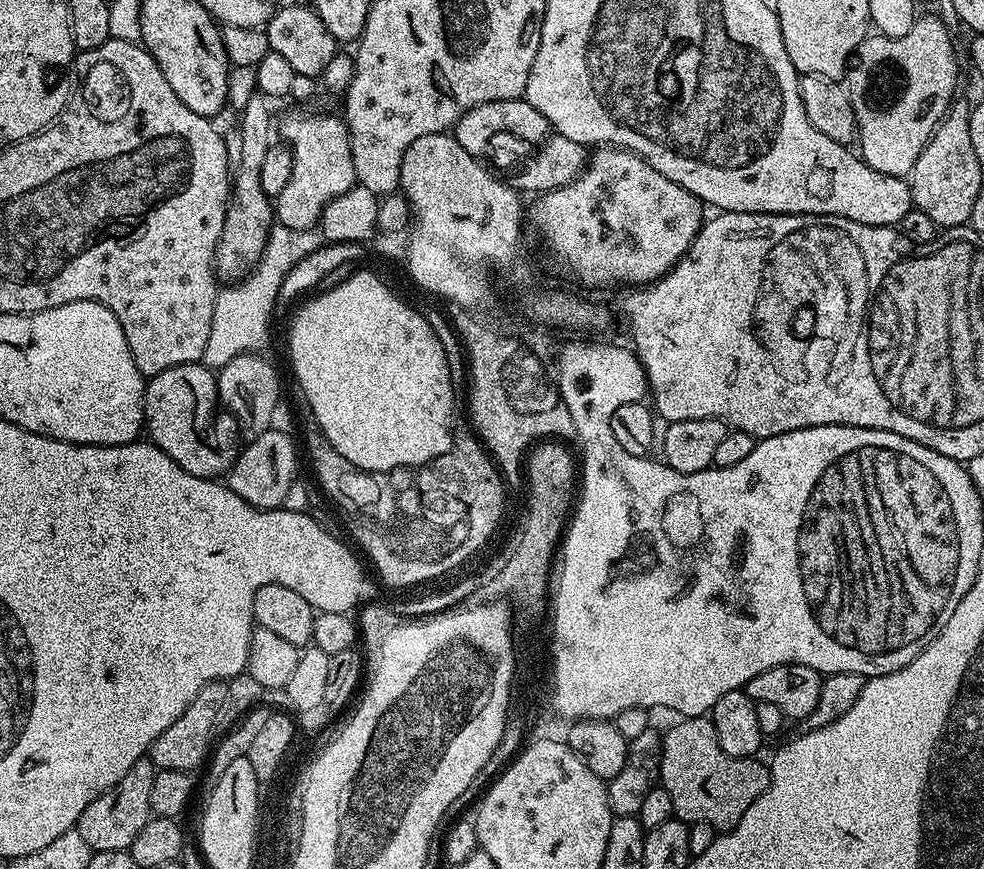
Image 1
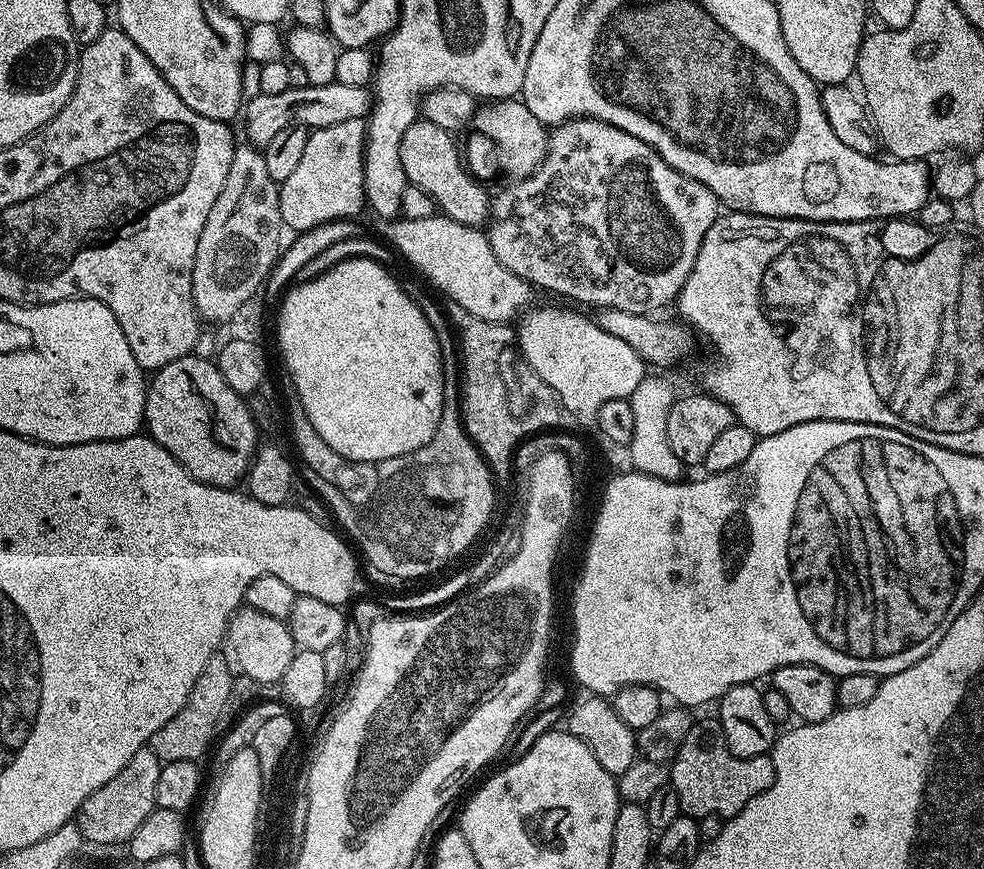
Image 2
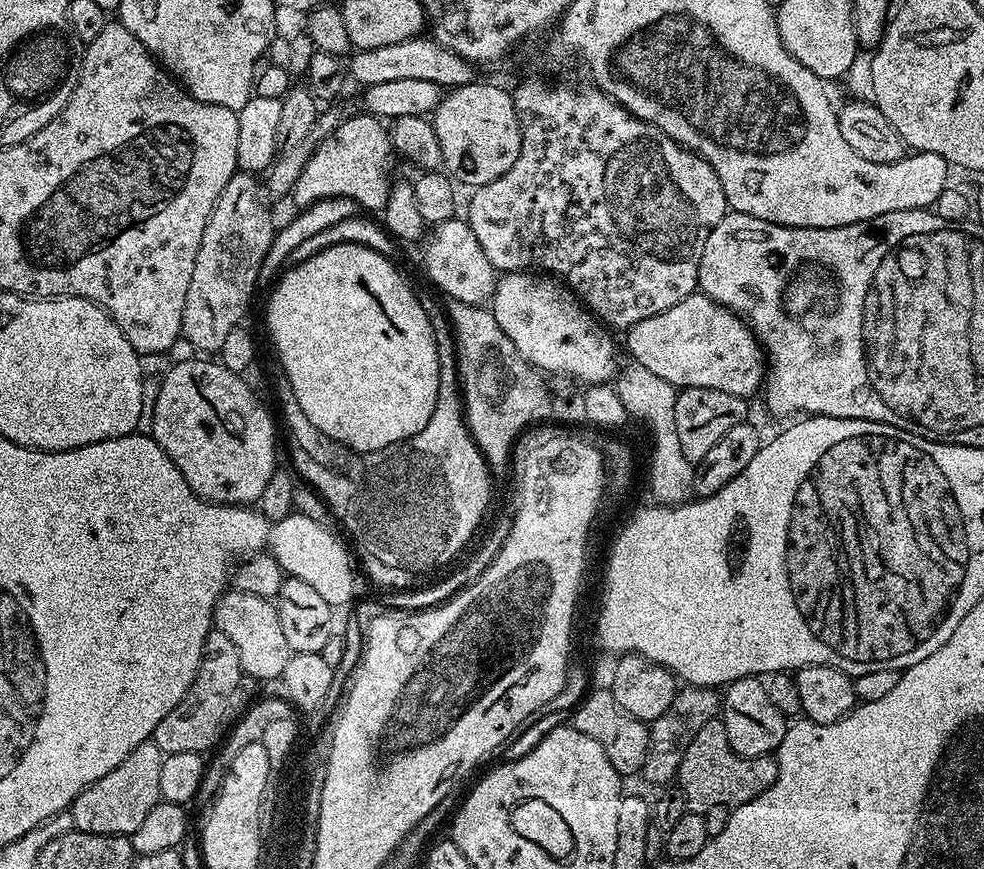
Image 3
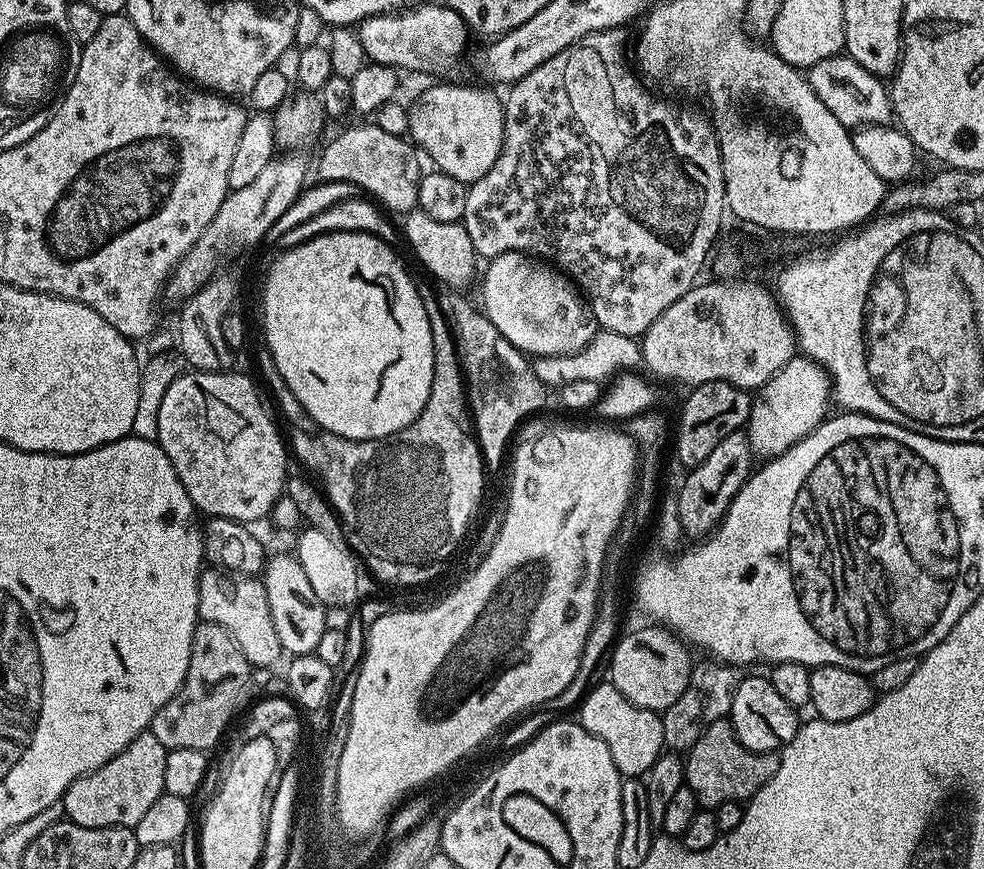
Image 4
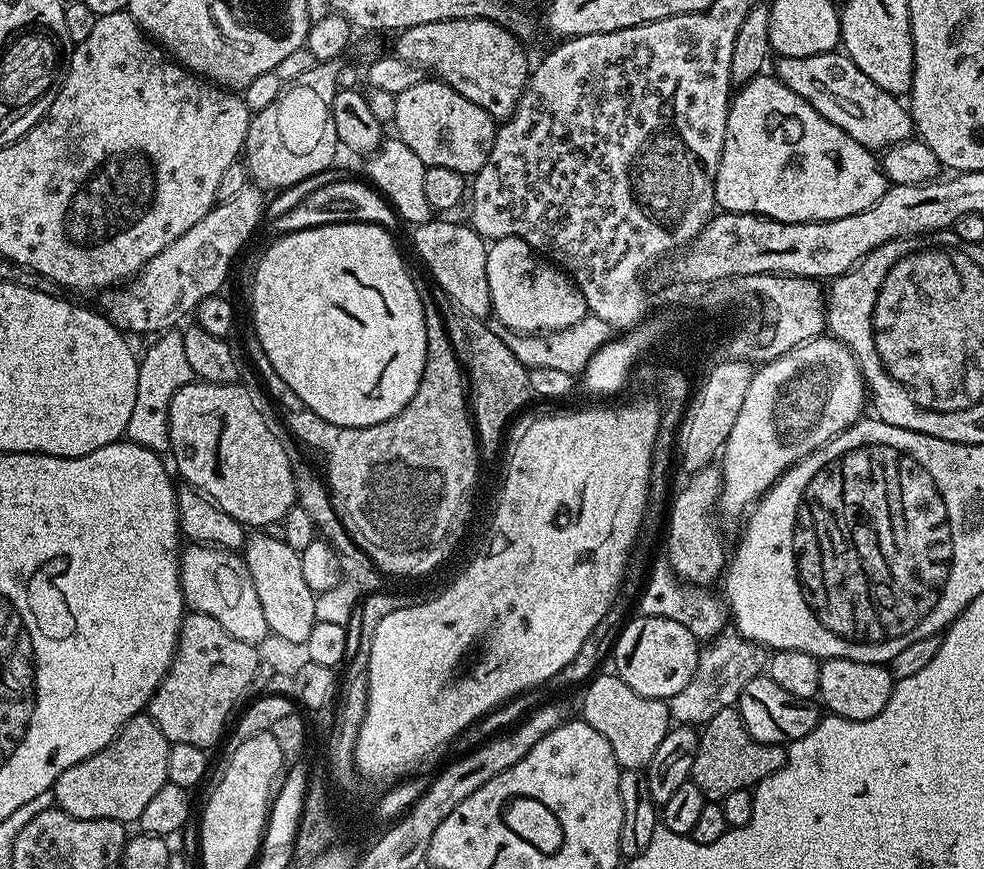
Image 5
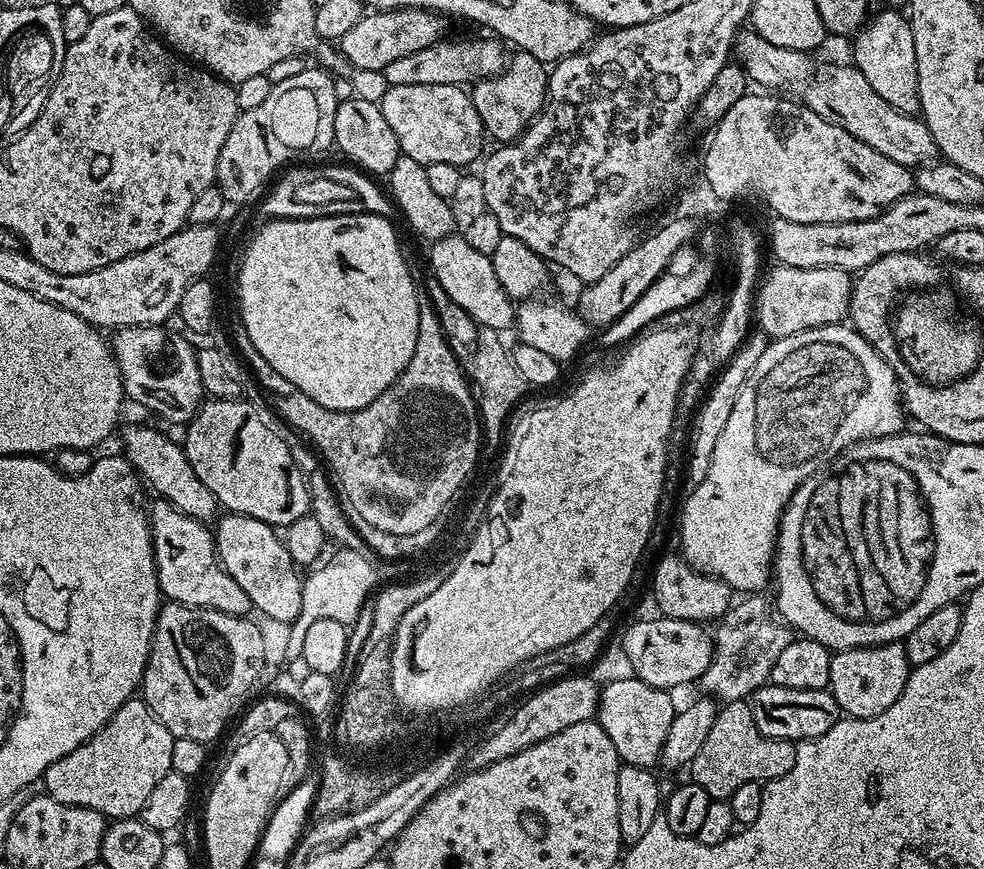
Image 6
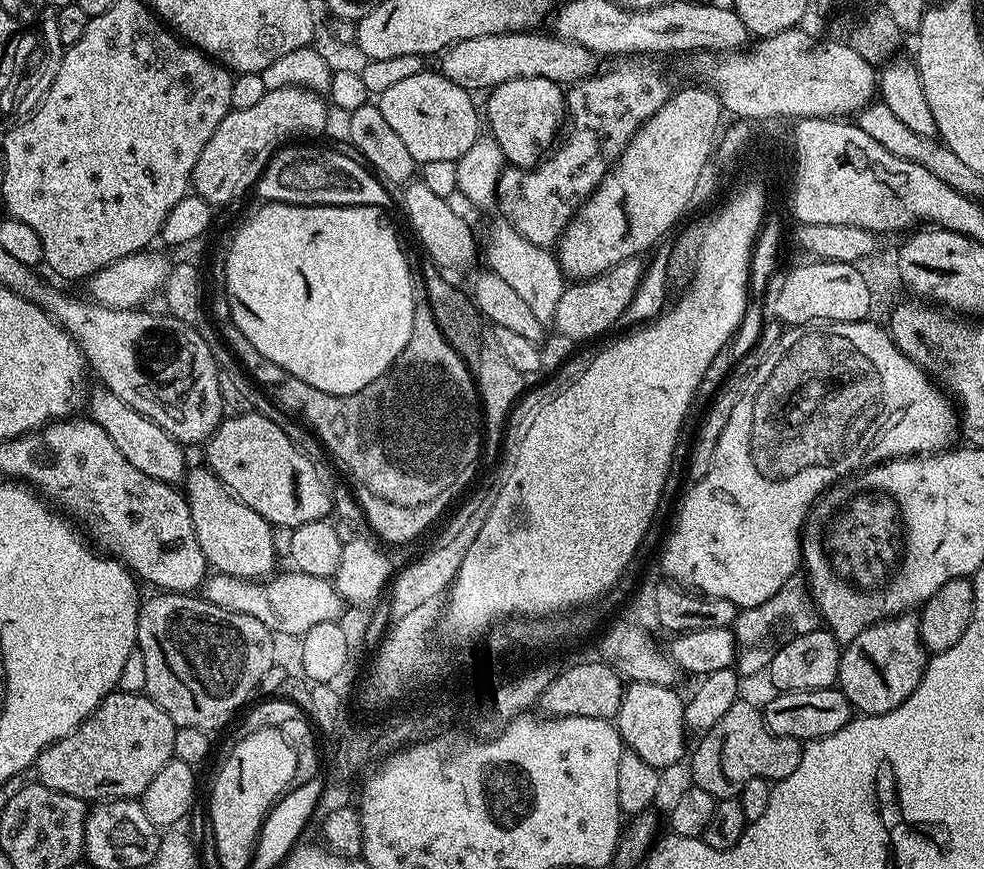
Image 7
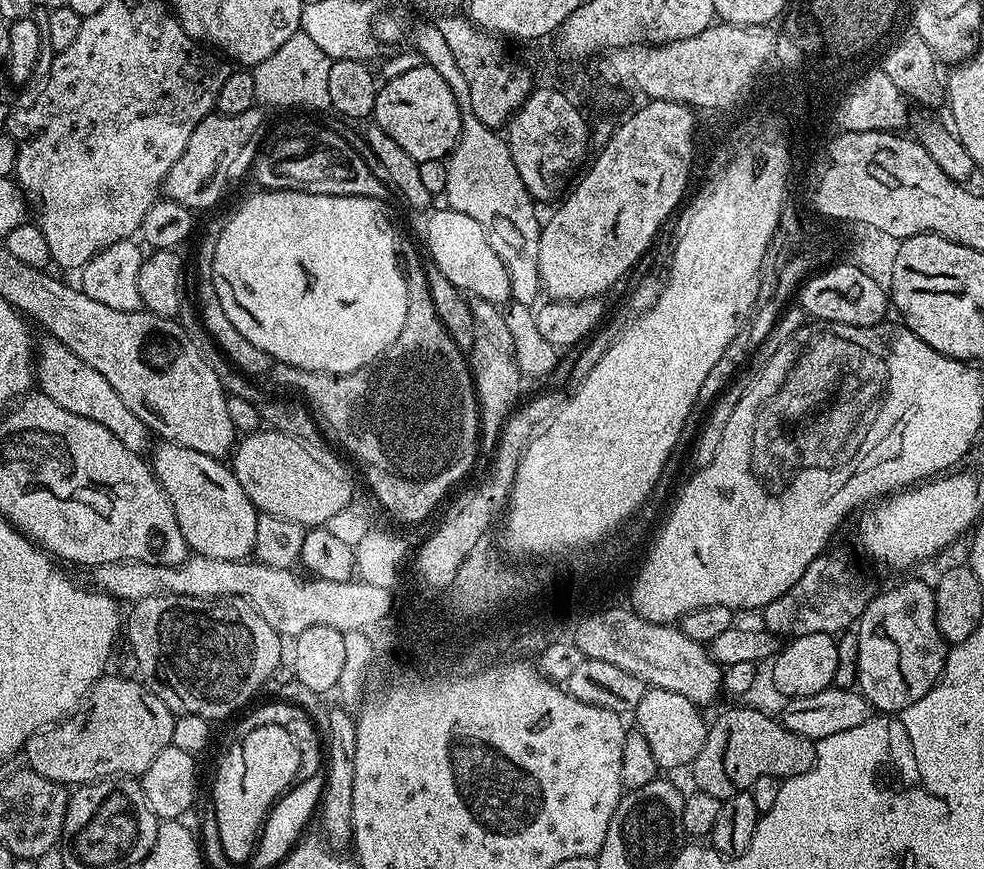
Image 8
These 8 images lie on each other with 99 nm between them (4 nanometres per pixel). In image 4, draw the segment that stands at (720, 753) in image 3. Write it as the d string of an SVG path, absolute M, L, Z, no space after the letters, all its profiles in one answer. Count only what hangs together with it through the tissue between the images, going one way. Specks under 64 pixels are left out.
M725 718L715 720L701 732L698 742L687 749L683 763L686 787L694 794L697 805L704 810L714 810L727 800L751 800L755 792L762 790L762 786L778 774L780 752L751 752L738 742L731 719Z

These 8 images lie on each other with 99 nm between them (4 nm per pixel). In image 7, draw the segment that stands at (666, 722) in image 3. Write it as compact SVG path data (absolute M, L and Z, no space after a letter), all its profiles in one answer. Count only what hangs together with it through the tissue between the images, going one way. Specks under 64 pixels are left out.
M793 578L788 581L774 598L766 598L753 608L745 608L737 615L734 631L736 634L736 658L734 668L741 677L767 669L768 663L795 636L810 634L821 627L822 616L818 605L812 598L812 593L806 587L805 581Z

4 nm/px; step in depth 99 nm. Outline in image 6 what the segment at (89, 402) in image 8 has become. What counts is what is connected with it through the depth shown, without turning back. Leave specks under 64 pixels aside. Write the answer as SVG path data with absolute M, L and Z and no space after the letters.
M132 424L124 432L124 448L126 459L132 463L141 481L149 489L156 491L161 500L167 500L182 514L201 522L212 522L217 519L218 505L214 494L202 483L202 478L194 474L194 466L190 466L190 458L186 458L183 447L176 444L164 432L151 428L148 424Z

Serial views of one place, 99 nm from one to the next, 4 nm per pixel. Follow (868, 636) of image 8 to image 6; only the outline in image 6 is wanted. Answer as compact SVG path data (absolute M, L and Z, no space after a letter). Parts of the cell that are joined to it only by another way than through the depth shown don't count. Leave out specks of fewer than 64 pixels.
M881 642L871 646L853 646L833 655L827 691L831 692L834 702L838 702L845 717L853 720L874 718L898 702L898 694L902 694L906 686L909 671L903 643Z

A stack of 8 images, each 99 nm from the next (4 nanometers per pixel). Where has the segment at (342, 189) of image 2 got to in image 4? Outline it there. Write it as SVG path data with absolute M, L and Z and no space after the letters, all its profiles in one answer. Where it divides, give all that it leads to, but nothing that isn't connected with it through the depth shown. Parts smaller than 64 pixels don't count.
M360 122L357 128L338 133L321 150L314 172L320 180L355 184L361 193L379 202L389 213L407 214L418 202L418 182L422 175L419 159L417 149L404 136L390 134L374 122Z

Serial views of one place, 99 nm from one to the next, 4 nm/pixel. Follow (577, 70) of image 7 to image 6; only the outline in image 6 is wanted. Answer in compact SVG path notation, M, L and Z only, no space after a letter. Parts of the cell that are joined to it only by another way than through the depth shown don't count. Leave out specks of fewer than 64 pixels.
M441 38L438 42L434 42L430 46L426 46L426 50L414 50L414 54L405 54L402 58L397 58L395 62L390 62L384 67L384 77L389 86L454 86L459 84L461 86L471 86L476 83L477 80L489 80L492 76L499 76L506 67L506 55L504 56L505 45L501 43L499 39L488 38L492 40L462 40L460 42L456 40L448 40L449 38Z

